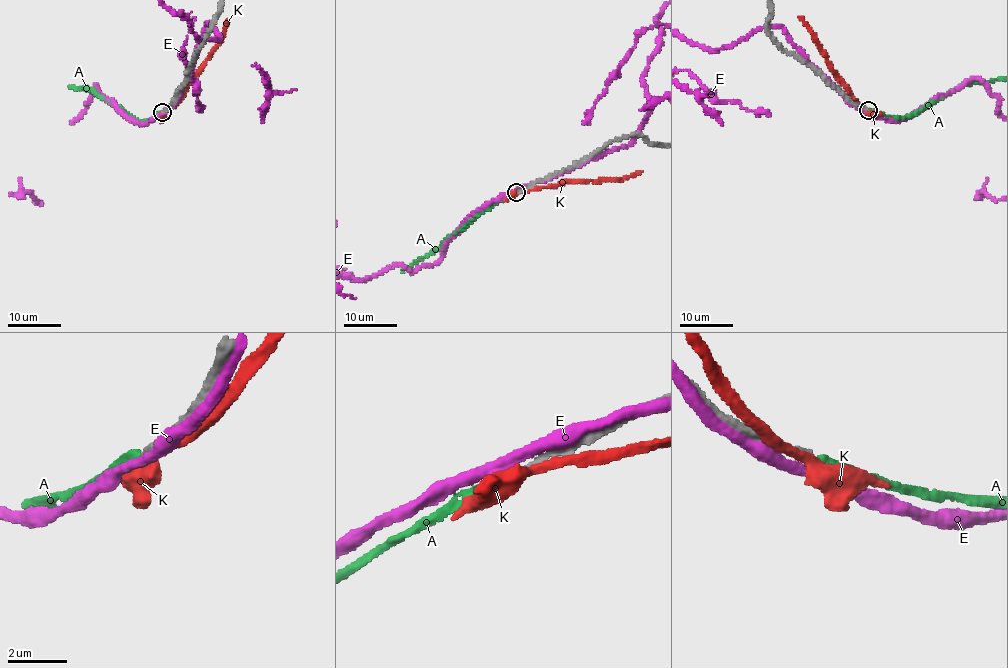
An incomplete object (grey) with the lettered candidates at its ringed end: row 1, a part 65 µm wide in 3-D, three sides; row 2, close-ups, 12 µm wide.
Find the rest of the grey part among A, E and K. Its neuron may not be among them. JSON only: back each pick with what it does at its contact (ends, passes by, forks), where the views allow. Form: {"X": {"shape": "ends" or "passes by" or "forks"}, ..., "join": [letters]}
{"A": {"shape": "ends"}, "join": ["A"]}

